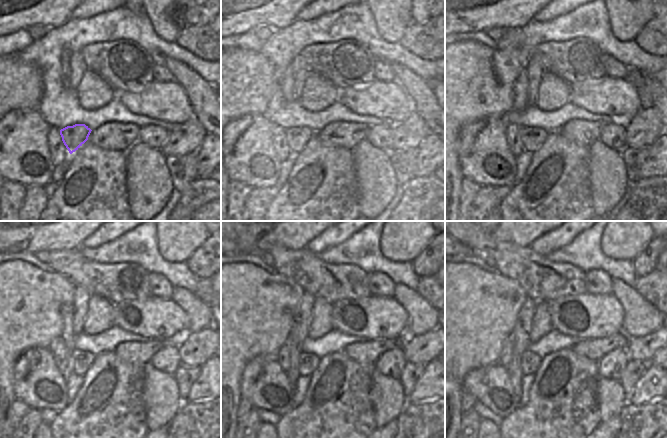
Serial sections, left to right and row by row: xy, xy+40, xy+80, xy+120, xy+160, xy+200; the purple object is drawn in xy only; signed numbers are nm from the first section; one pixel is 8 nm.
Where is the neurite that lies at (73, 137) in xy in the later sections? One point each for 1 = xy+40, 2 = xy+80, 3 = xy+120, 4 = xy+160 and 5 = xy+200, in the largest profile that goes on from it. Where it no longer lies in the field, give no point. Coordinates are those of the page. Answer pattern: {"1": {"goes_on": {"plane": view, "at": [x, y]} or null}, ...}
{"1": {"goes_on": {"plane": "xy+40", "at": [297, 138]}}, "2": {"goes_on": {"plane": "xy+80", "at": [532, 138]}}, "3": {"goes_on": {"plane": "xy+120", "at": [82, 361]}}, "4": {"goes_on": {"plane": "xy+160", "at": [307, 362]}}, "5": {"goes_on": {"plane": "xy+200", "at": [530, 362]}}}

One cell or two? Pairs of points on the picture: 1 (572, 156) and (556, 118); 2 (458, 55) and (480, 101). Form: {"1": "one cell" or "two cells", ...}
{"1": "two cells", "2": "one cell"}

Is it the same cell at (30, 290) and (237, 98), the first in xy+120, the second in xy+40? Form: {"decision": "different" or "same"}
{"decision": "same"}

